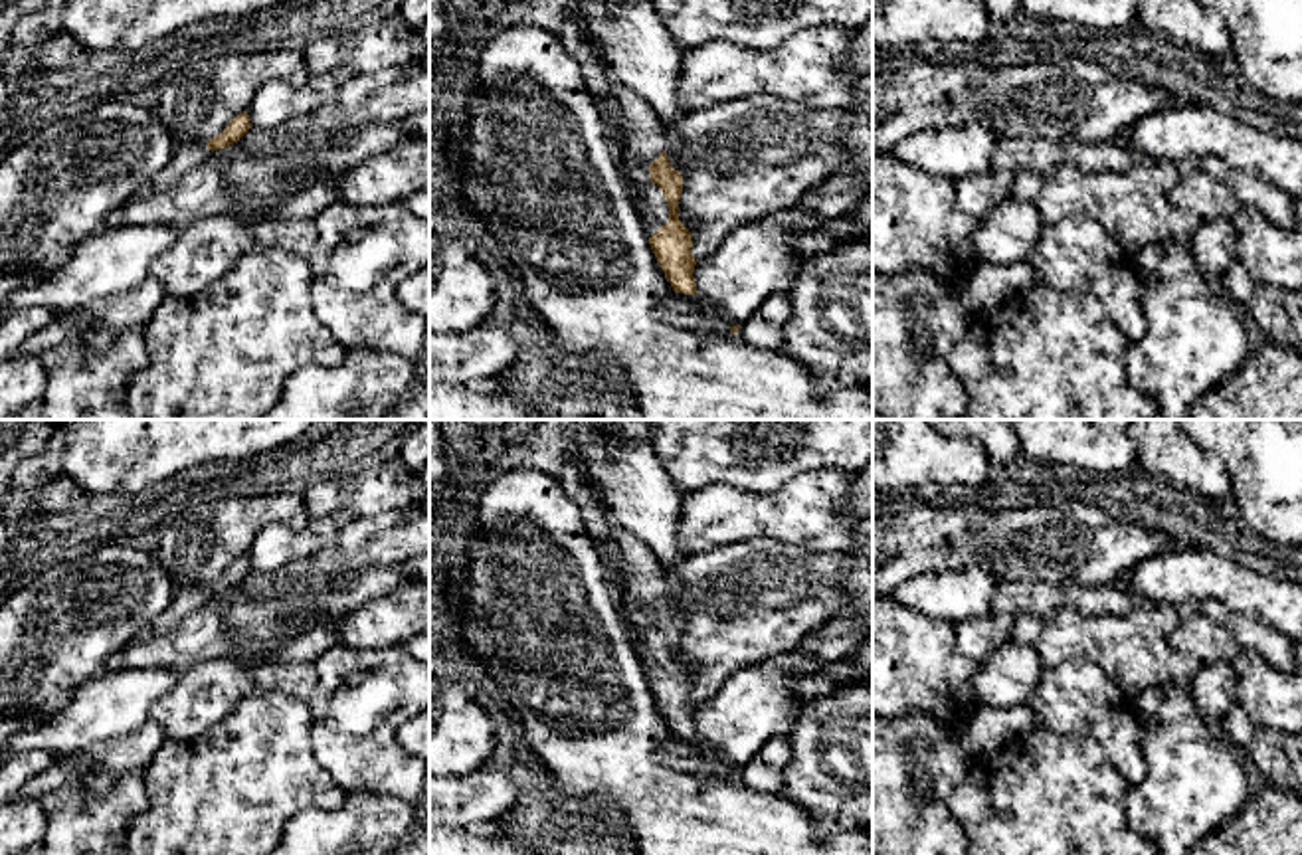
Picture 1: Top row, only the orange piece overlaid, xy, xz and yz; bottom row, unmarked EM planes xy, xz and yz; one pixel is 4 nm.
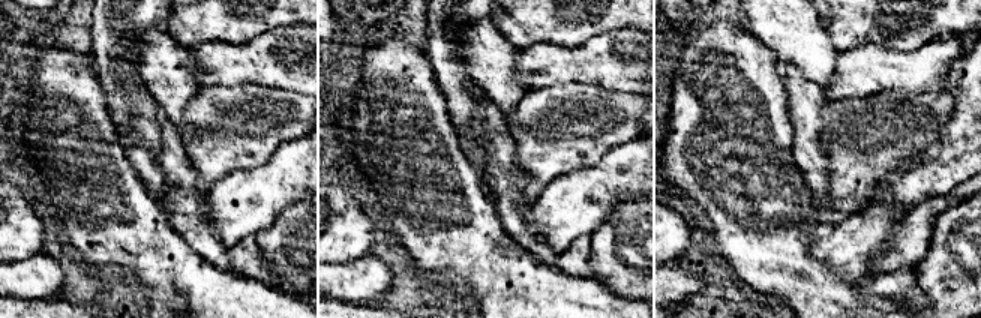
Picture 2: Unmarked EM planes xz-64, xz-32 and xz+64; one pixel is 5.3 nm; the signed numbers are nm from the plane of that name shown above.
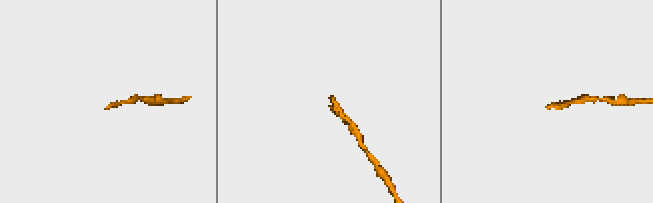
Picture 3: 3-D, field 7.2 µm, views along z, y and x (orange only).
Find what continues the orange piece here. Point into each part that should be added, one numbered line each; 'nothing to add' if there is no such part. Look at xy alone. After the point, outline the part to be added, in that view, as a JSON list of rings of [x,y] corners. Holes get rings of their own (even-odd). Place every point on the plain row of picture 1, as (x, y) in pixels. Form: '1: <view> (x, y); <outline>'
1: xy (186, 600); [[[190,586],[174,592],[170,606],[150,623],[150,629],[166,631],[206,604],[206,586]]]

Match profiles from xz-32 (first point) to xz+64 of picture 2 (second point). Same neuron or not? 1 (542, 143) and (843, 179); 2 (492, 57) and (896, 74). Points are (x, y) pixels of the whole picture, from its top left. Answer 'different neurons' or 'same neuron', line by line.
1: same neuron
2: different neurons

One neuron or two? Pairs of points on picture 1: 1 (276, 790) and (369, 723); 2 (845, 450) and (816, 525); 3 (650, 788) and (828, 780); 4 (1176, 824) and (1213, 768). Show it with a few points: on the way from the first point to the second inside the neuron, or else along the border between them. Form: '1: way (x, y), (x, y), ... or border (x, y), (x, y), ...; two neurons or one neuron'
1: border (309, 715), (315, 760), (349, 792); two neurons
2: border (851, 472), (808, 470), (794, 477); two neurons
3: border (782, 792), (816, 824); two neurons
4: way (1176, 810), (1200, 782); one neuron

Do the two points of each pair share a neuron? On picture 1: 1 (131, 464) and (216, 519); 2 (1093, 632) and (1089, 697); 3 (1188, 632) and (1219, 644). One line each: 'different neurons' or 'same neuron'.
1: different neurons
2: different neurons
3: same neuron

